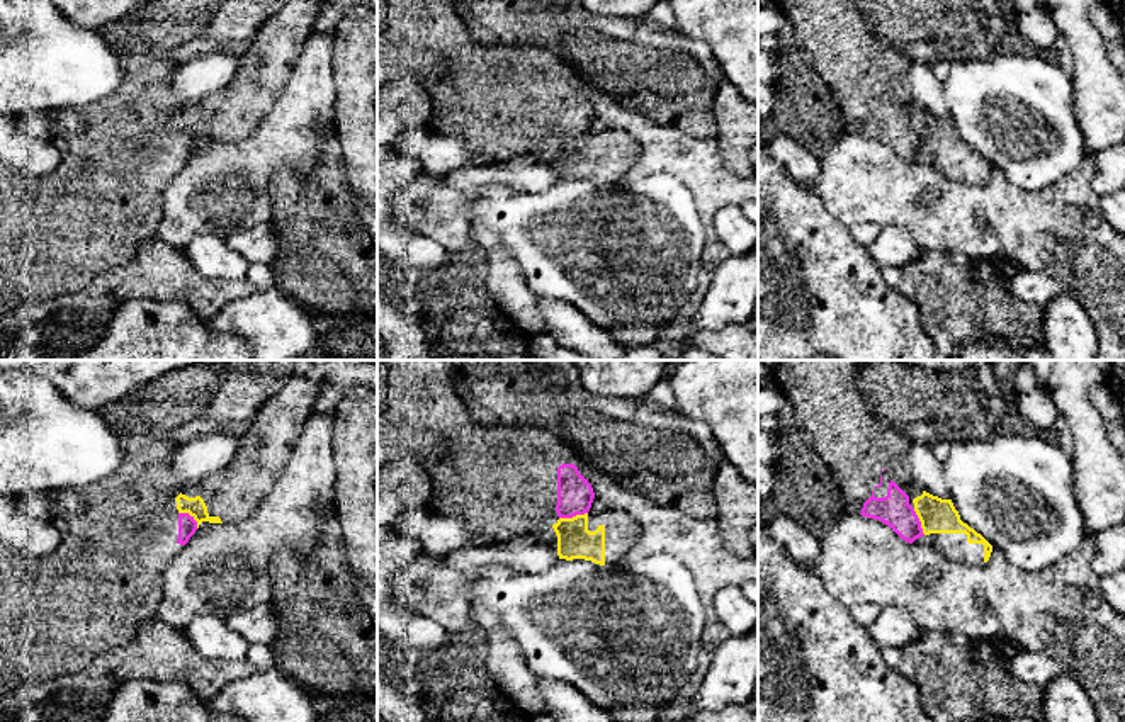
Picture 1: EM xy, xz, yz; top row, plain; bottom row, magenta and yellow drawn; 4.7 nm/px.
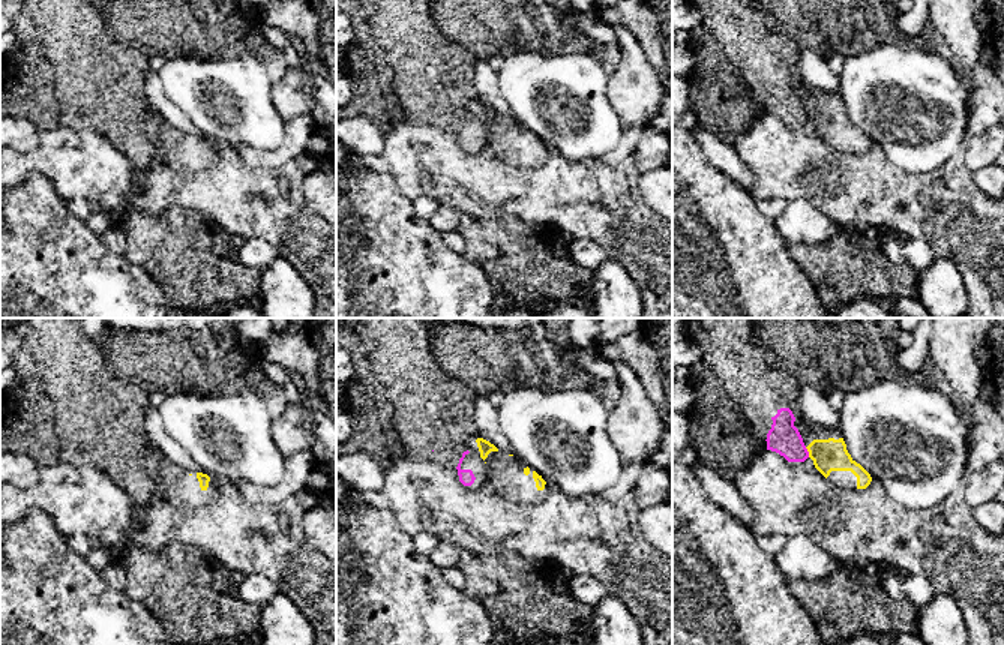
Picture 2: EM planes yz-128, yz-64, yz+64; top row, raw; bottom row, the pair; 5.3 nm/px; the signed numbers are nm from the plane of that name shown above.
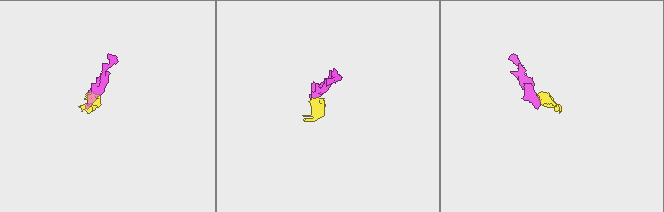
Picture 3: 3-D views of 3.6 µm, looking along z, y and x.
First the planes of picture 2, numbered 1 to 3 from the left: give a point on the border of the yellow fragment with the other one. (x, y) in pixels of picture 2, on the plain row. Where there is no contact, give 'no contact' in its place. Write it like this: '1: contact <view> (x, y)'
1: no contact
2: no contact
3: contact yz+64 (808, 116)

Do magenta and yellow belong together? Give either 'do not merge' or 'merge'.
do not merge

